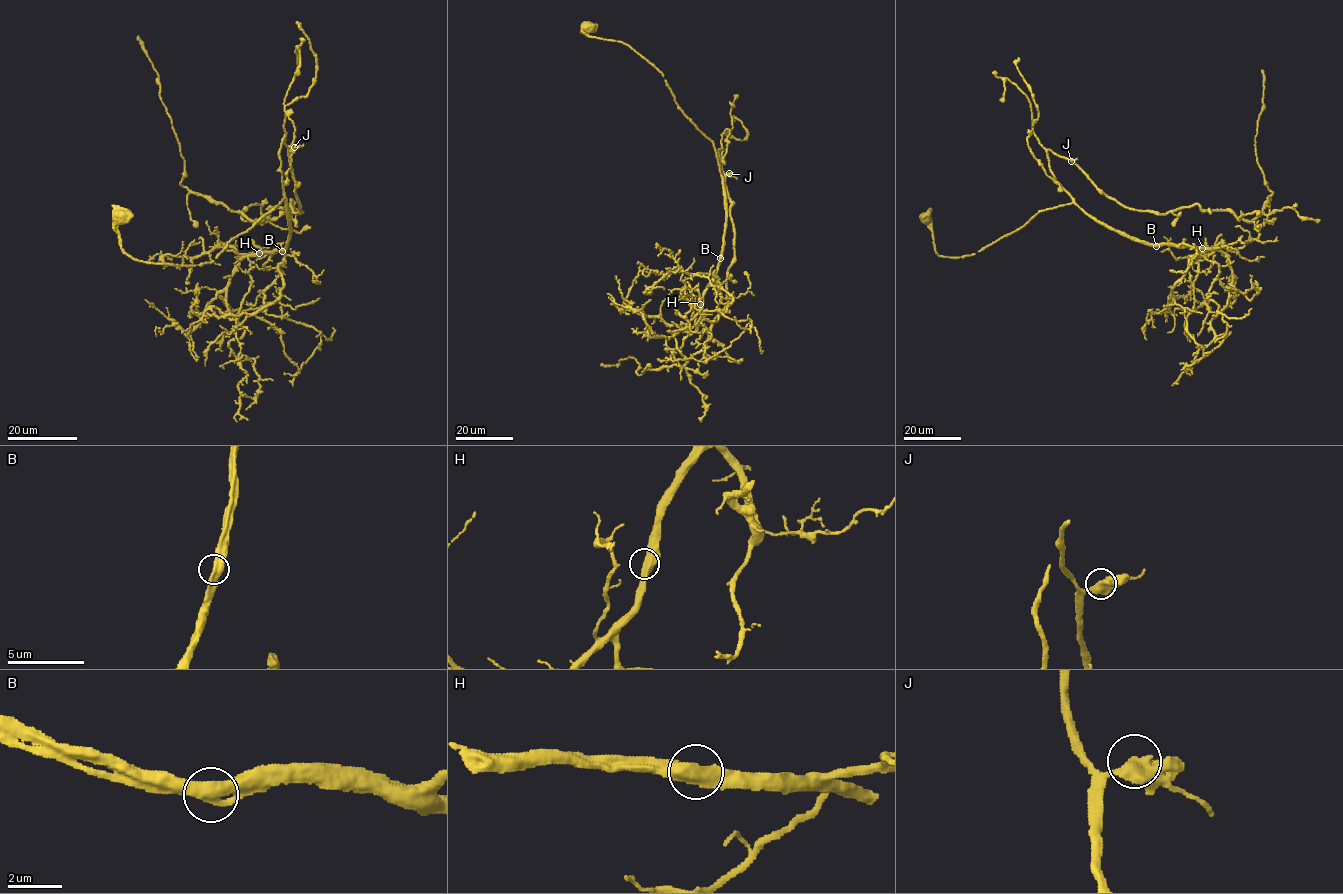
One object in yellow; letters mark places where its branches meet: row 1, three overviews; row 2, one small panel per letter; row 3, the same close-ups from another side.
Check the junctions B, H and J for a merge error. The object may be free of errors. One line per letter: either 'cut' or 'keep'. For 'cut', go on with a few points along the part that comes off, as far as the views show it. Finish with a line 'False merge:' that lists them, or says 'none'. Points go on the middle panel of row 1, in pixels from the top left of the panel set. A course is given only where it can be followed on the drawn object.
B: keep
H: keep
J: keep
False merge: none

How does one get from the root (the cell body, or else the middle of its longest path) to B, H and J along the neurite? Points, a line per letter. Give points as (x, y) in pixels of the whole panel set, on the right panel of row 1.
B: (1053, 154), (1046, 150), (1053, 179), (1082, 209), (1110, 229), (1156, 246)
H: (1053, 154), (1046, 150), (1053, 179), (1088, 214), (1110, 229), (1150, 243), (1202, 248)
J: (1053, 154), (1071, 161)

